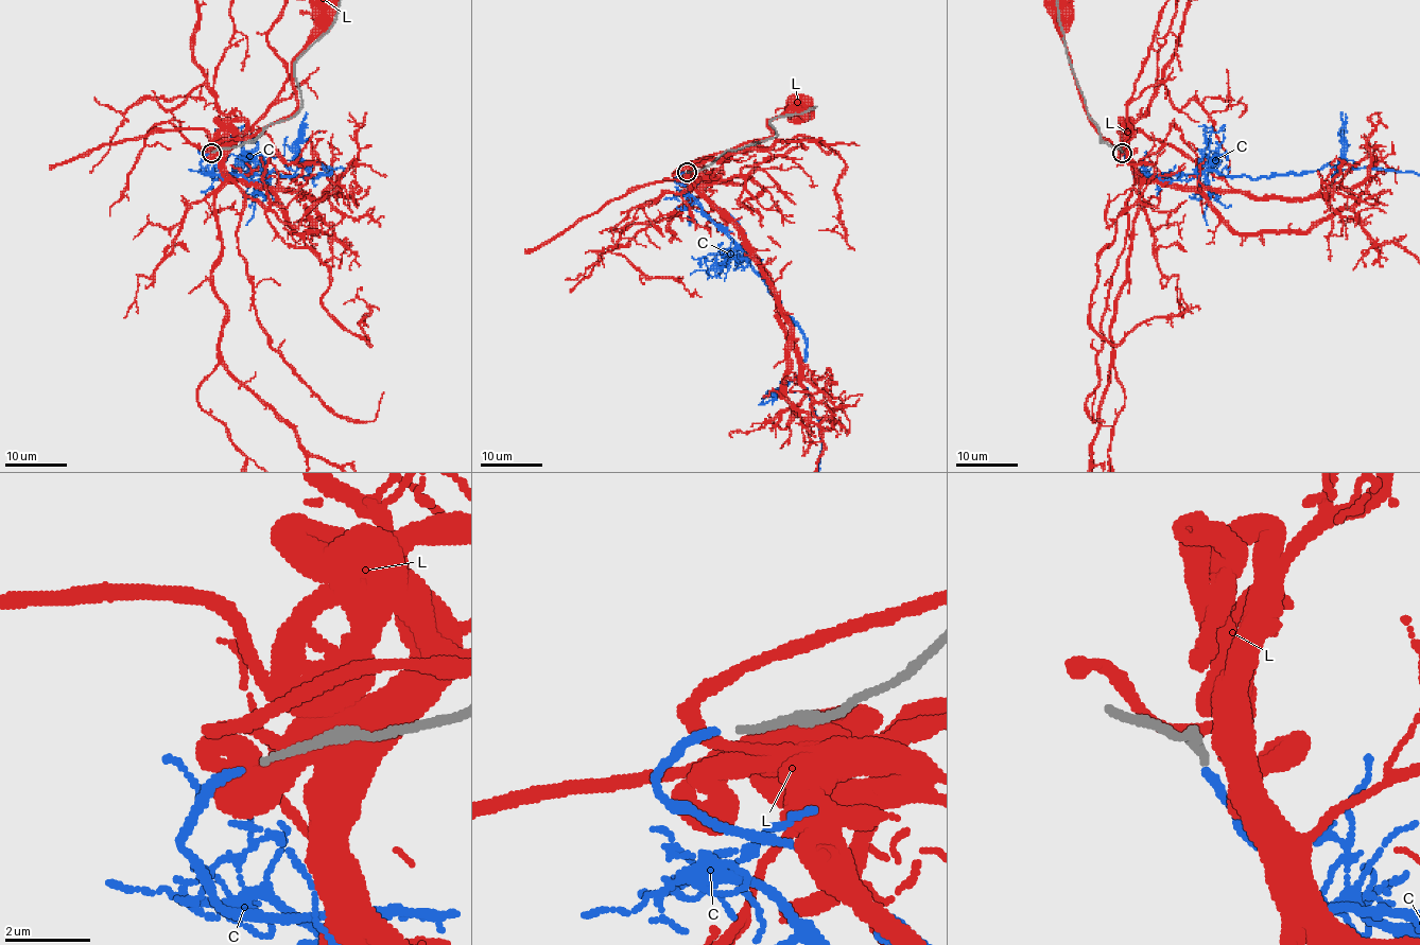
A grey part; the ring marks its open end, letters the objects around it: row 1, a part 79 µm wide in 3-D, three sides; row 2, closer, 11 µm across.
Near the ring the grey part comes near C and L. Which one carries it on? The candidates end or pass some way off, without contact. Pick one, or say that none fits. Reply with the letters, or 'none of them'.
C

